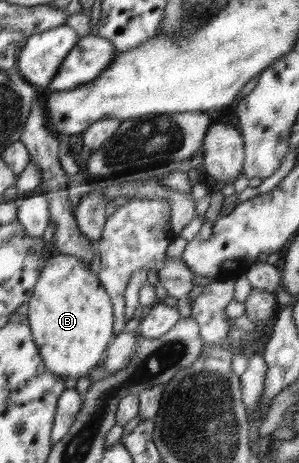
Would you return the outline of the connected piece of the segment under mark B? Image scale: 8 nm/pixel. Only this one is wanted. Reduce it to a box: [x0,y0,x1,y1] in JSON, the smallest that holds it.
[28,252,113,377]

